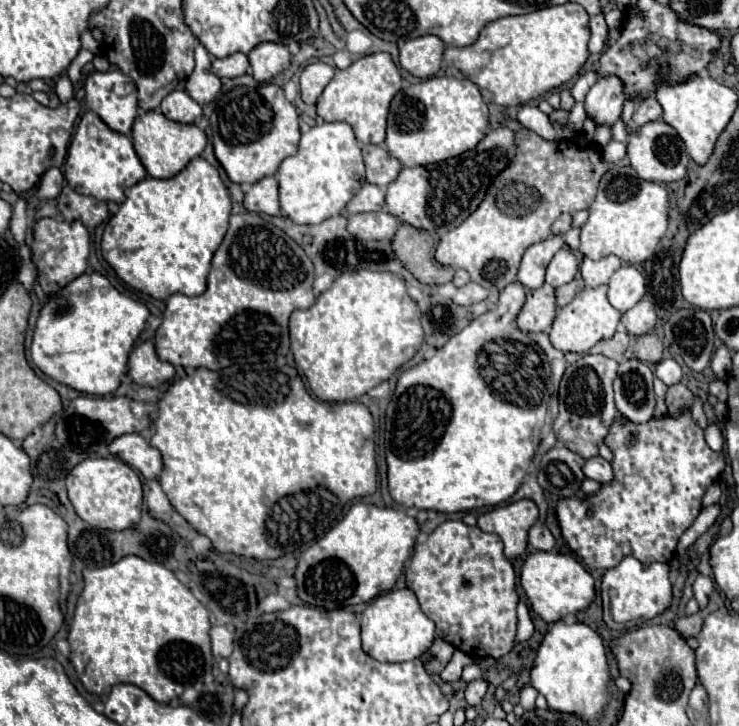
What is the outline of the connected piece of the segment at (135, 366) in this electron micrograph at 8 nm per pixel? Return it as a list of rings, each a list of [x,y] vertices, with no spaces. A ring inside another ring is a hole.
[[[147,340],[129,354],[129,376],[139,386],[159,388],[175,376],[175,368],[169,362],[161,362],[155,354],[153,342]]]

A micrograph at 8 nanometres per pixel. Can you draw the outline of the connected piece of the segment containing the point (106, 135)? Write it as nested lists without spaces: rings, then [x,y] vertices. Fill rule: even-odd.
[[[87,110],[79,120],[75,136],[69,144],[67,162],[63,170],[65,170],[67,184],[79,194],[93,196],[103,202],[113,200],[117,204],[125,200],[125,188],[137,184],[147,176],[145,166],[135,154],[131,140],[125,134],[113,132],[109,126],[105,126],[105,122],[95,112],[91,114],[91,110]]]

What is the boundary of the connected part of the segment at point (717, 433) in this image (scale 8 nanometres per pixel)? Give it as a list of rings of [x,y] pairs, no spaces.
[[[709,424],[709,426],[707,426],[707,430],[705,430],[705,440],[707,440],[707,444],[709,444],[711,450],[715,450],[715,452],[723,450],[723,436],[721,436],[721,430],[719,430],[715,424]]]

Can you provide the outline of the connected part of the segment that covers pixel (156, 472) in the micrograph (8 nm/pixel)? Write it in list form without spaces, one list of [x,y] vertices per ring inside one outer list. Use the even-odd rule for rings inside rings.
[[[125,434],[109,444],[109,452],[139,470],[147,480],[159,480],[163,472],[163,458],[141,434]]]

